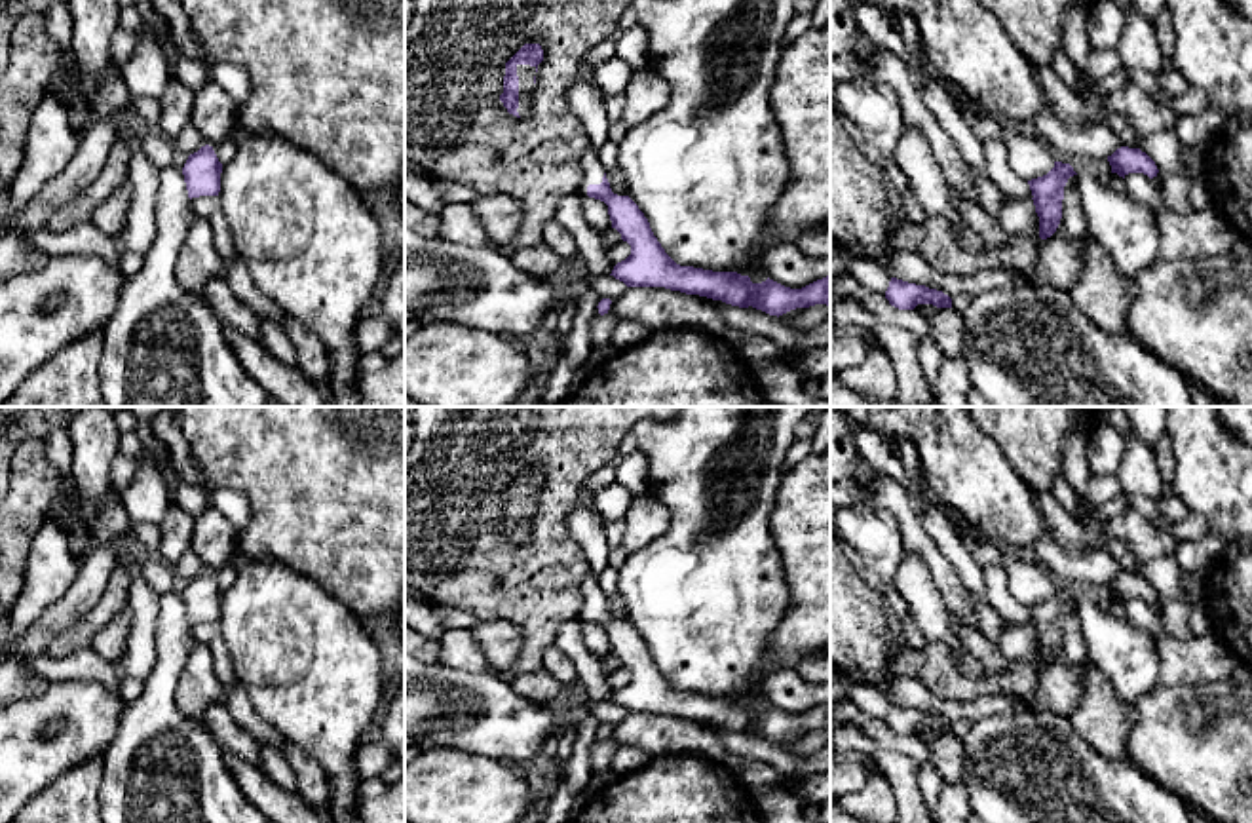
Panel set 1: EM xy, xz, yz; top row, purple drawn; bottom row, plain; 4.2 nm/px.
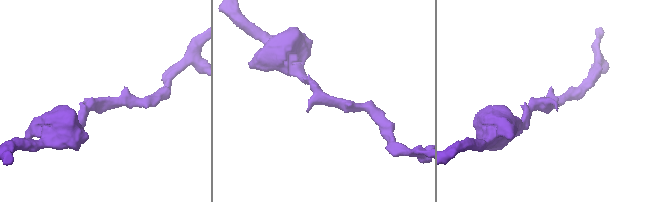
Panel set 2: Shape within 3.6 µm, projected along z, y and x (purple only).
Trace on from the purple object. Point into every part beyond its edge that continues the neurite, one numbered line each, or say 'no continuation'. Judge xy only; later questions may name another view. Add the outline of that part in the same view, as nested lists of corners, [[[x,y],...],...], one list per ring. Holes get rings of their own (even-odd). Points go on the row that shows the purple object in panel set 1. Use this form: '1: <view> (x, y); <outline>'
no continuation

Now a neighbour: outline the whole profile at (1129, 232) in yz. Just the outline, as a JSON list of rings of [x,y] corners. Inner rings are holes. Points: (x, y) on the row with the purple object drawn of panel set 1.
[[[1077,175],[1077,194],[1087,238],[1108,251],[1125,281],[1159,258],[1157,209],[1110,190],[1094,175]]]

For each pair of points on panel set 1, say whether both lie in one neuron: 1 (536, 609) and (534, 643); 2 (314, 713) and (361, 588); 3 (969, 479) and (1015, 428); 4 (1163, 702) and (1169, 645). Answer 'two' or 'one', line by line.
1: one
2: two
3: two
4: two

